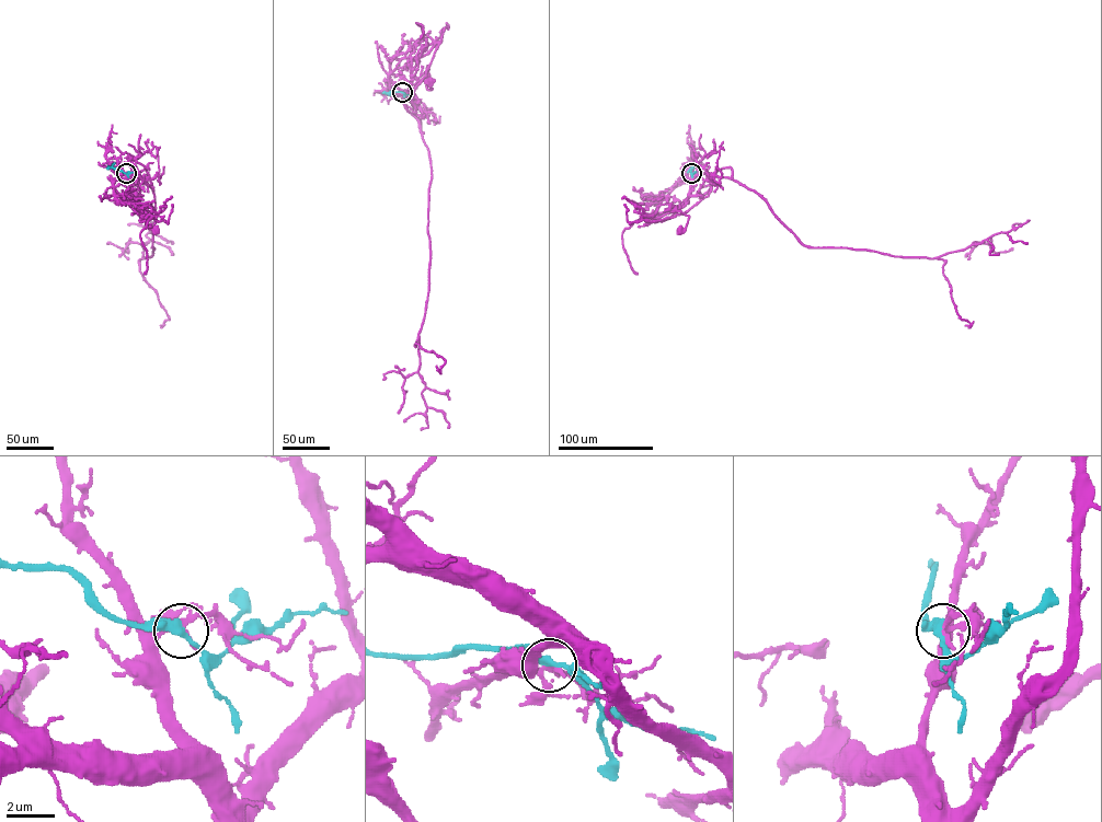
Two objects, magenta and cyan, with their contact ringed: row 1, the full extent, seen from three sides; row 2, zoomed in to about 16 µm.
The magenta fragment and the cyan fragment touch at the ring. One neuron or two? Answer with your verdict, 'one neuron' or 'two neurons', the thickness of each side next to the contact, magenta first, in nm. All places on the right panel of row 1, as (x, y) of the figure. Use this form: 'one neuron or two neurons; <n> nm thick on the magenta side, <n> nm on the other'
two neurons; 170 nm thick on the magenta side, 280 nm on the other

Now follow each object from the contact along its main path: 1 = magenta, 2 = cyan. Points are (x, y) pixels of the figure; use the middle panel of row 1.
1: (402, 92), (414, 88), (425, 78), (429, 78), (426, 89), (431, 90), (433, 81)
2: (402, 92), (382, 92)

